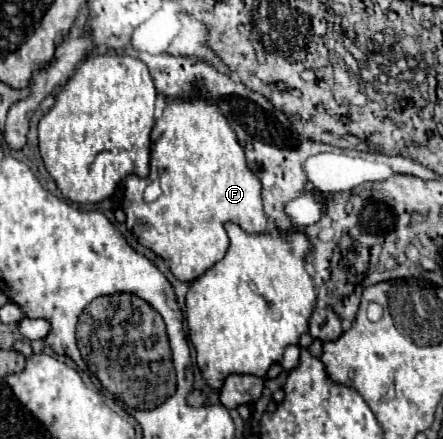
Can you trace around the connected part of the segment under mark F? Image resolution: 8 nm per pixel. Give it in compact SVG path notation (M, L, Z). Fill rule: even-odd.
M192 84L196 96L186 100L182 96L166 102L162 116L156 120L152 130L152 160L150 166L164 168L160 174L162 196L154 202L144 202L144 188L150 178L140 178L130 174L126 178L126 192L122 200L122 208L126 212L126 226L134 232L138 242L158 256L164 258L168 268L178 280L194 280L204 274L210 266L226 254L226 232L224 222L236 222L244 232L256 234L266 232L266 214L262 208L262 186L260 178L248 168L244 160L244 148L238 142L236 132L232 132L232 124L220 112L218 102L208 94L200 92L202 86Z

